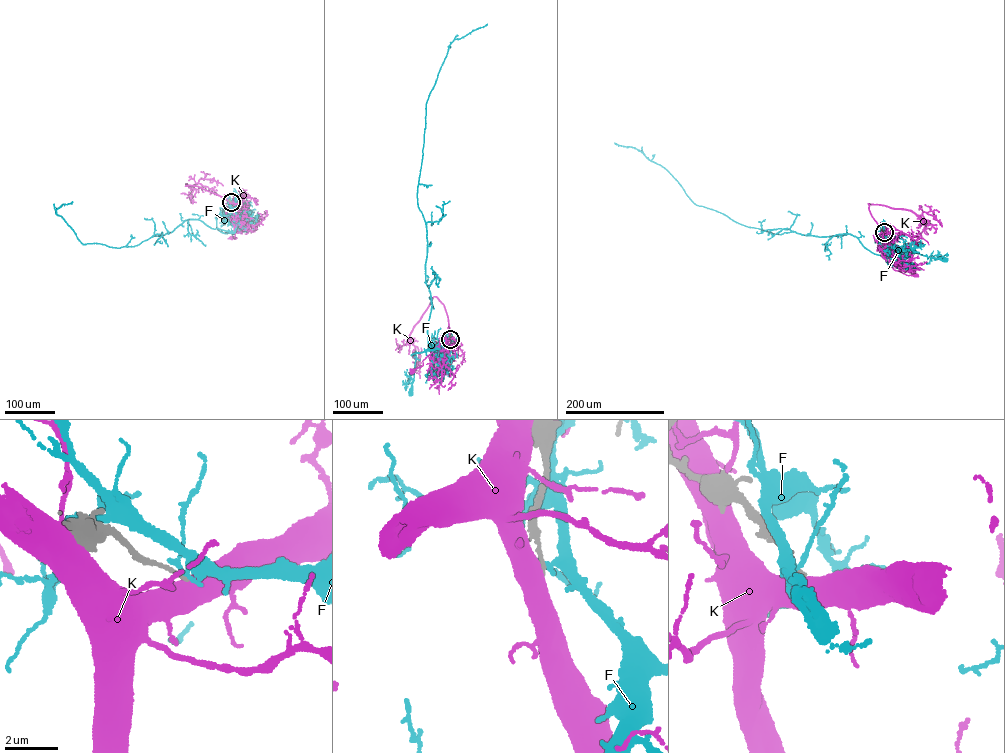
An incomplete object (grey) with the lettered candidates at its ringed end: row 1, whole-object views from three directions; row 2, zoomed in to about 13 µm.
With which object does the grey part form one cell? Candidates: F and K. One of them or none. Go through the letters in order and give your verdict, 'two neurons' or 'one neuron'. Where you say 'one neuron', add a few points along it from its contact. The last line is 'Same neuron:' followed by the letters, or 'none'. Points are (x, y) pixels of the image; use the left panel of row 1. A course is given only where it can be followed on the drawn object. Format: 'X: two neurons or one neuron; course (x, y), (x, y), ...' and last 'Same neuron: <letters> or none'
F: two neurons
K: two neurons
Same neuron: none

